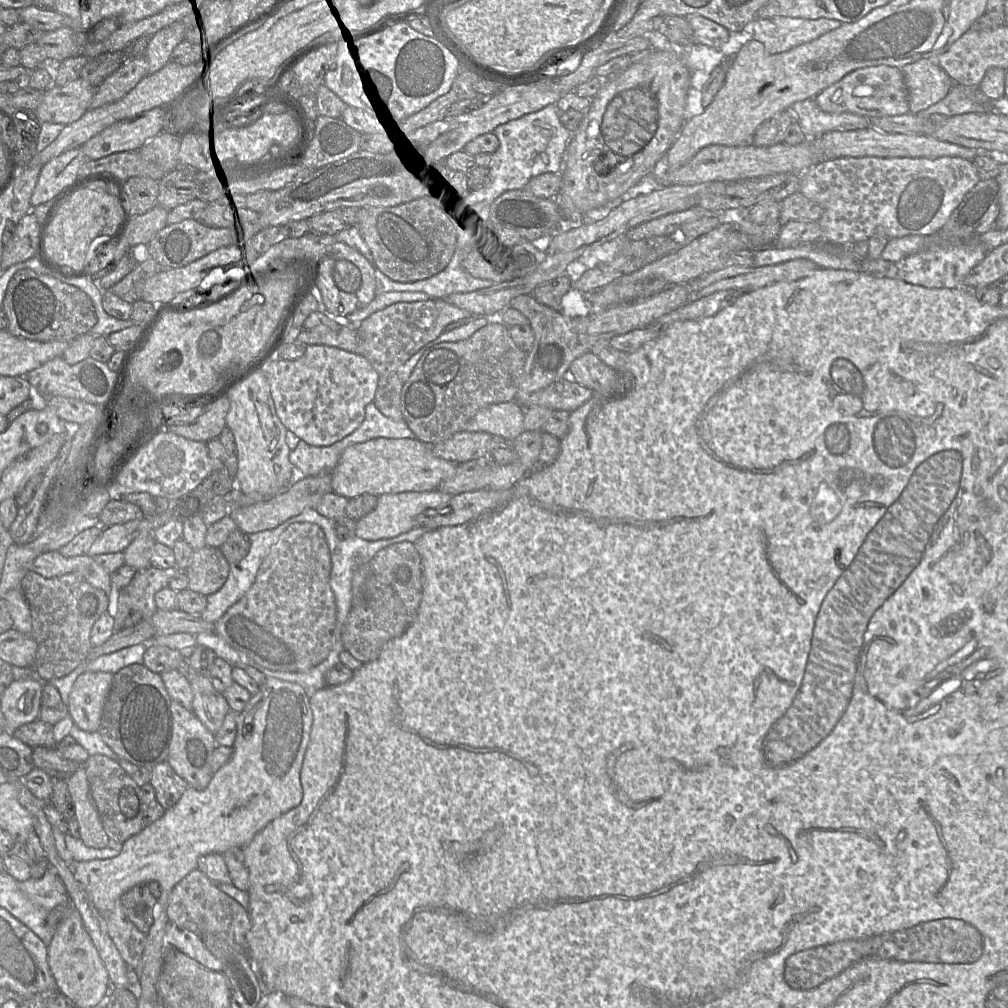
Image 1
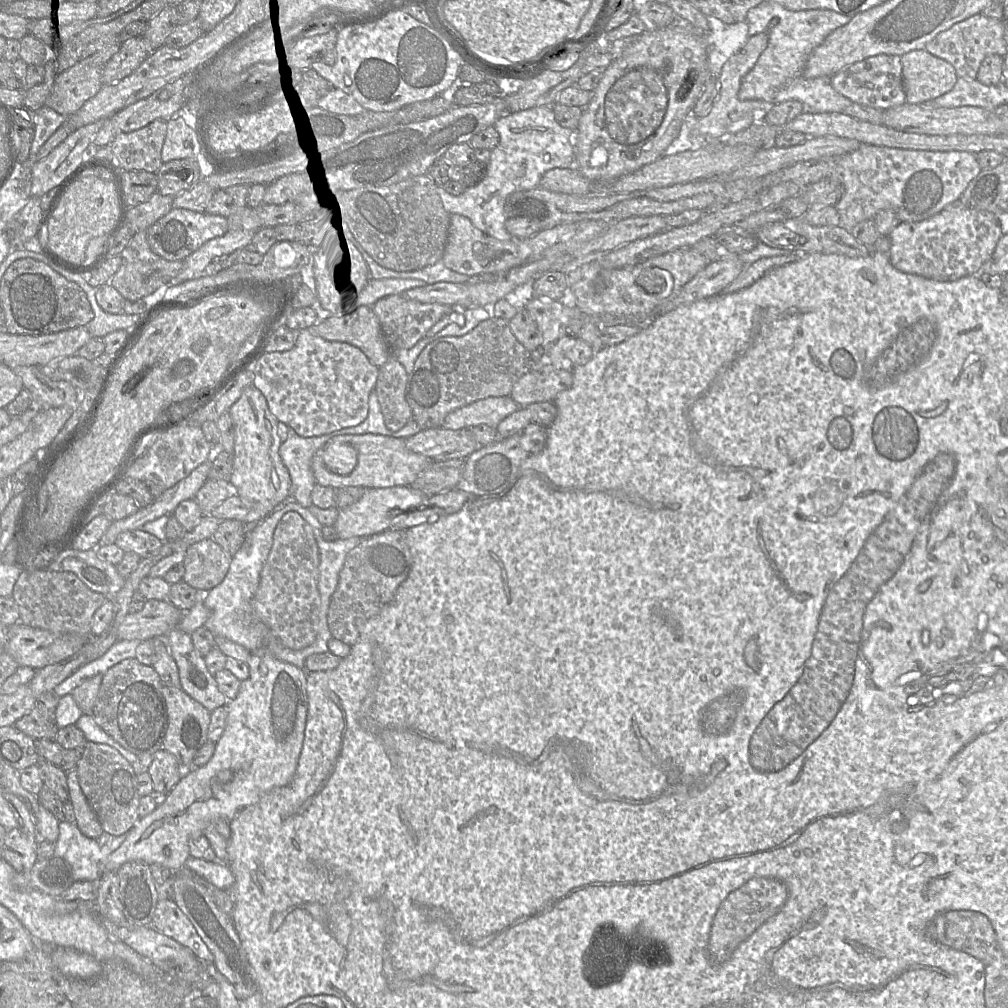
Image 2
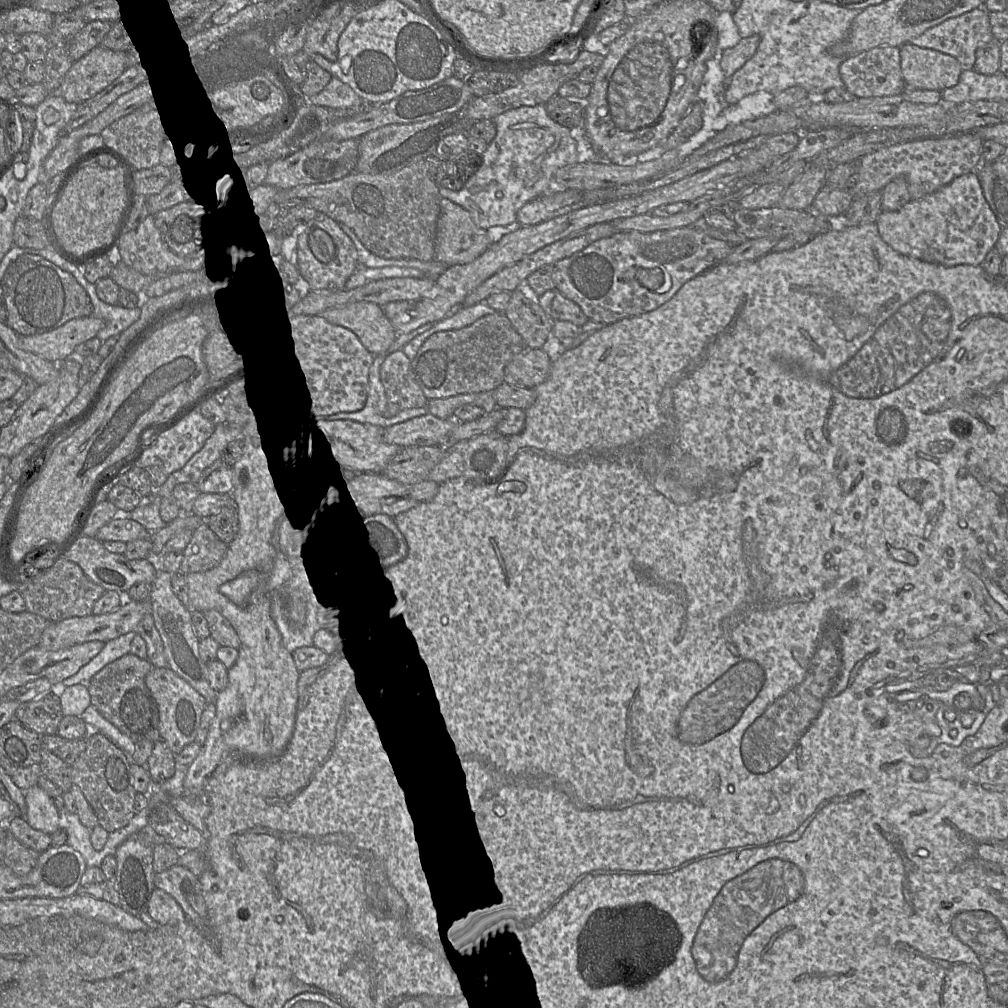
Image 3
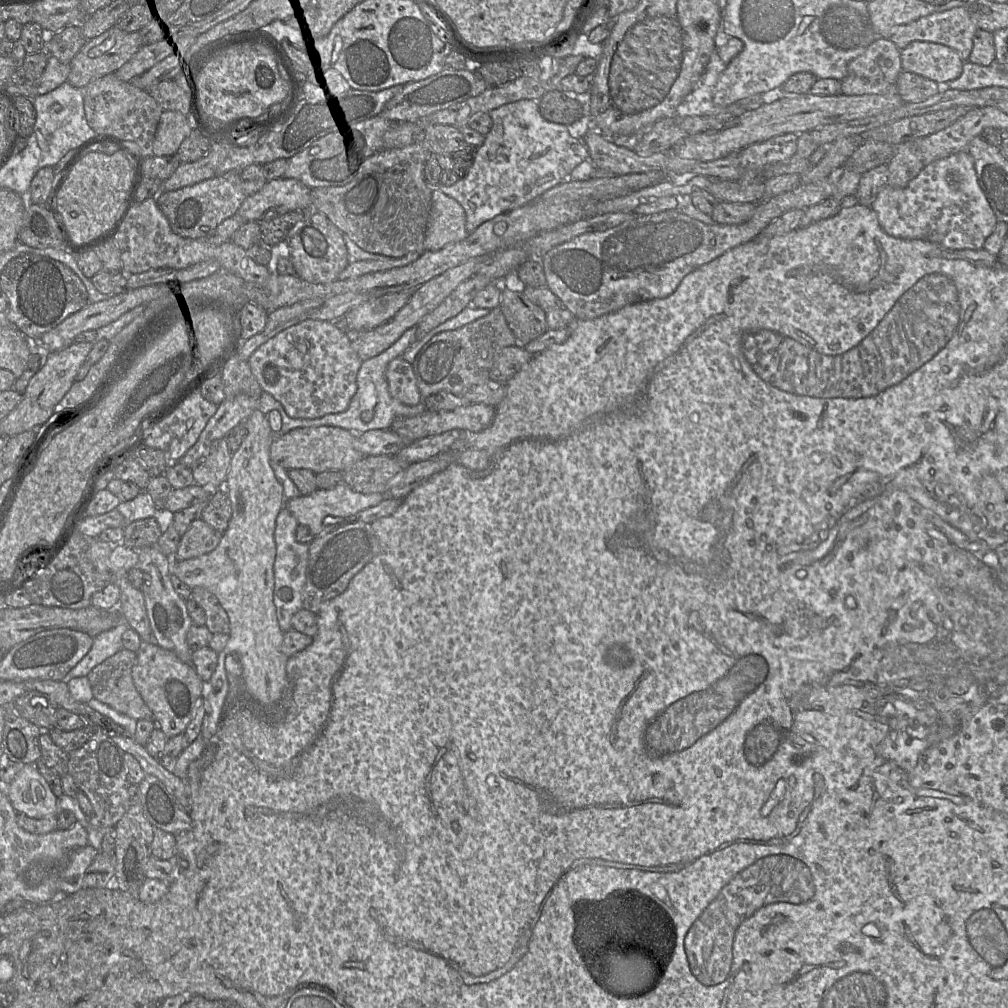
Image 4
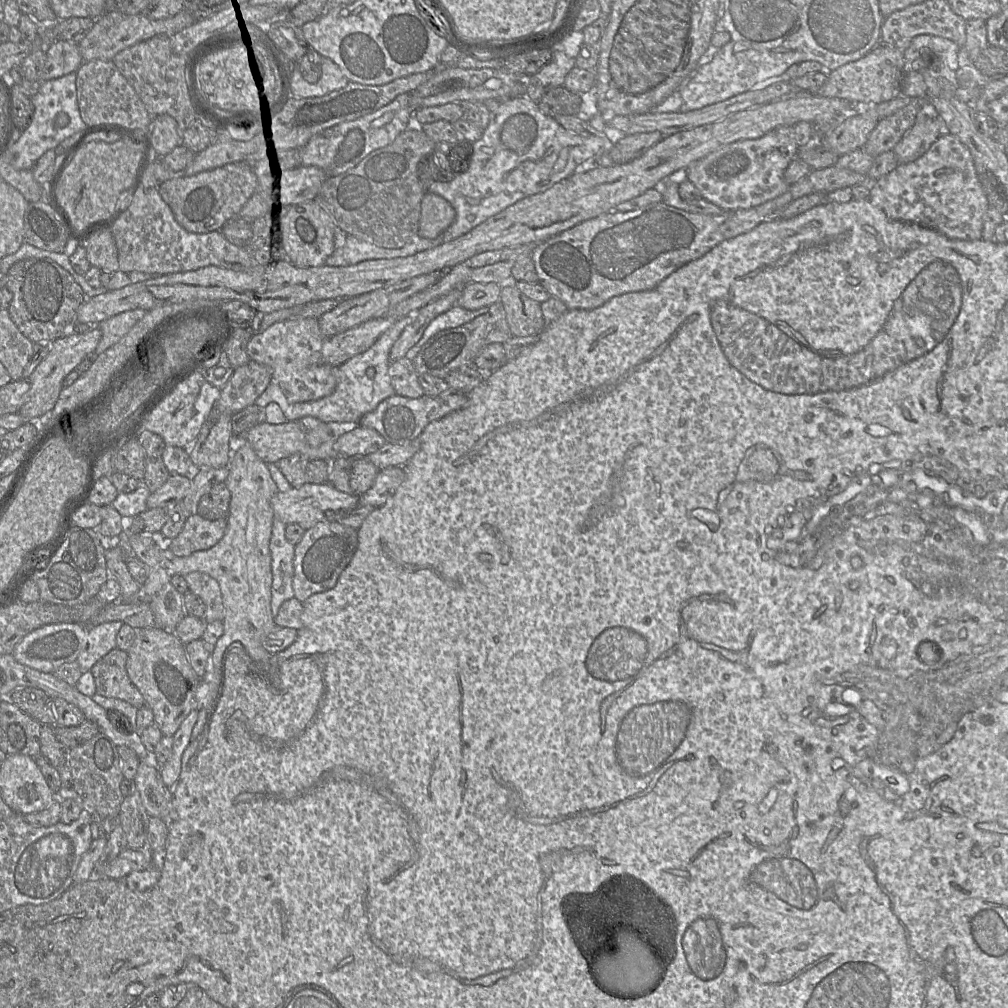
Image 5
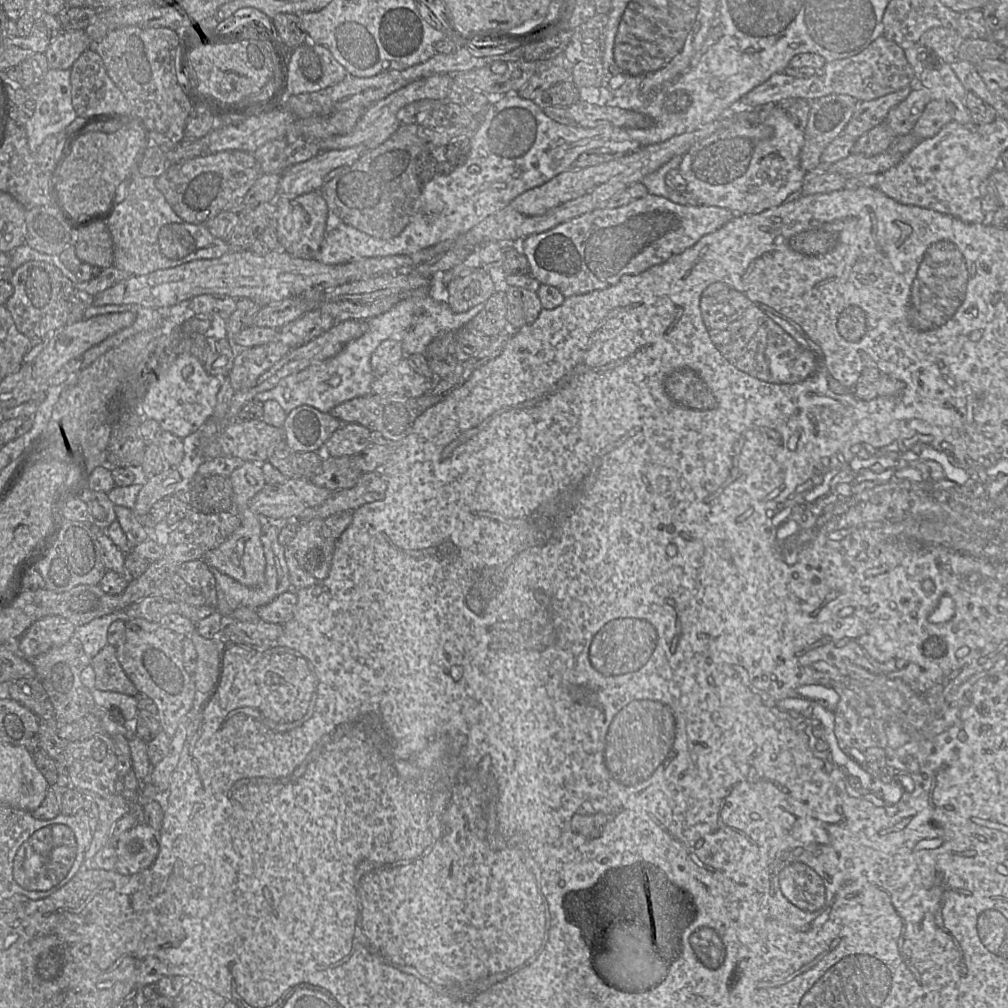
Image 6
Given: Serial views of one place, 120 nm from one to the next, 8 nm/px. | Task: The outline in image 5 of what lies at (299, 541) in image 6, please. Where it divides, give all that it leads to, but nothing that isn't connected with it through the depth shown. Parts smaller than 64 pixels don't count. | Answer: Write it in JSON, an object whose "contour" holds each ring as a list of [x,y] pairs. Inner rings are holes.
{"contour":[[[330,519],[317,523],[307,529],[301,541],[295,545],[293,589],[295,597],[304,603],[311,595],[325,592],[335,587],[340,574],[349,564],[358,545],[358,532],[356,529],[340,523],[339,520]]]}

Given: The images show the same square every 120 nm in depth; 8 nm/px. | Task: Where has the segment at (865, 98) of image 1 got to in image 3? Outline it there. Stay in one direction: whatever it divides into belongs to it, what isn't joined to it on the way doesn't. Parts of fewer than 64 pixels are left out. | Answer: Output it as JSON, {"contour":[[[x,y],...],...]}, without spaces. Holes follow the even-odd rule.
{"contour":[[[879,46],[846,58],[839,67],[845,88],[857,98],[901,95],[905,89],[900,47]]]}

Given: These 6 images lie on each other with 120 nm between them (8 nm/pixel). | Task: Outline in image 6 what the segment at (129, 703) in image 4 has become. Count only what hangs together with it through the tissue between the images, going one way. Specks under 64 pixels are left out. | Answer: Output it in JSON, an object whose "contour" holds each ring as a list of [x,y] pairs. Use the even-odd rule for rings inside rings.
{"contour":[[[107,644],[91,659],[95,671],[95,688],[119,692],[139,699],[139,692],[124,672],[116,656],[116,647]]]}

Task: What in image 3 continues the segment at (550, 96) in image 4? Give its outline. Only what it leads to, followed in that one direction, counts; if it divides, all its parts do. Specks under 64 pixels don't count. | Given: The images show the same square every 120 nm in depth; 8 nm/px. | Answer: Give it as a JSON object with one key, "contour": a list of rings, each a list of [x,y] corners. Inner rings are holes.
{"contour":[[[553,95],[545,107],[552,120],[569,129],[584,126],[585,109],[580,98],[565,98]]]}

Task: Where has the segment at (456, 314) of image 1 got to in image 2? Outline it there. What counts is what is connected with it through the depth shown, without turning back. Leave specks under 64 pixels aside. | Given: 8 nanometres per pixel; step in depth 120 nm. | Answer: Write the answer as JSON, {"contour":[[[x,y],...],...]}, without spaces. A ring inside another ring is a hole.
{"contour":[[[389,295],[376,301],[372,311],[377,316],[386,343],[395,356],[399,351],[412,348],[424,338],[431,327],[440,319],[453,312],[452,306],[439,303],[421,303],[403,295]]]}

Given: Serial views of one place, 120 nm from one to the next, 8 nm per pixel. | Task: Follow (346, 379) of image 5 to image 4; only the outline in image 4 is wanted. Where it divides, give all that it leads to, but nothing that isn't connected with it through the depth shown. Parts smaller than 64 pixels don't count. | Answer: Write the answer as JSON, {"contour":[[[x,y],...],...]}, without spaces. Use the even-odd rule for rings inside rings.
{"contour":[[[410,328],[388,349],[377,356],[364,360],[357,374],[357,391],[349,407],[340,413],[327,414],[320,418],[292,418],[289,416],[284,406],[276,400],[270,393],[262,392],[259,397],[258,409],[264,414],[268,414],[272,410],[278,410],[282,416],[282,427],[280,433],[285,434],[295,428],[318,427],[318,426],[334,426],[340,427],[354,433],[364,433],[374,429],[390,429],[393,421],[397,417],[414,417],[426,410],[424,403],[415,406],[402,404],[394,399],[389,391],[388,382],[386,380],[386,369],[388,364],[395,358],[402,356],[409,346],[416,340],[416,328]]]}

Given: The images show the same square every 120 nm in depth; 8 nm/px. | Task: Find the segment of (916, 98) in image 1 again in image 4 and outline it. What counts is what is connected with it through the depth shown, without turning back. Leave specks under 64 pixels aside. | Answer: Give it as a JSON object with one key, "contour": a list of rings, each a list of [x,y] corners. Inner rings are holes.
{"contour":[[[914,41],[901,50],[902,71],[947,83],[960,77],[963,60],[959,53],[942,44]]]}

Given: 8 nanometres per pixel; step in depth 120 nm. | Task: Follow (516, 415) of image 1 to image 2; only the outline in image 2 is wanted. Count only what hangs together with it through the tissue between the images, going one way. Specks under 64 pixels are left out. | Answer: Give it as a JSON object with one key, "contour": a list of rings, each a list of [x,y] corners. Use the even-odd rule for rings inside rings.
{"contour":[[[510,395],[484,398],[450,412],[442,428],[458,430],[484,424],[496,429],[503,419],[519,408]]]}

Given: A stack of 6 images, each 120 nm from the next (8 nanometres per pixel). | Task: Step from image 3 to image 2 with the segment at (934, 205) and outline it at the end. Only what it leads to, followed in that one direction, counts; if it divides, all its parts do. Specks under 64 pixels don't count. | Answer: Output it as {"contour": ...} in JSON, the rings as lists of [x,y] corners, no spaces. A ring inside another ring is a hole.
{"contour":[[[957,200],[928,219],[900,222],[887,236],[890,240],[890,262],[901,272],[936,281],[954,281],[978,275],[979,269],[990,259],[1002,236],[997,214],[969,209]]]}

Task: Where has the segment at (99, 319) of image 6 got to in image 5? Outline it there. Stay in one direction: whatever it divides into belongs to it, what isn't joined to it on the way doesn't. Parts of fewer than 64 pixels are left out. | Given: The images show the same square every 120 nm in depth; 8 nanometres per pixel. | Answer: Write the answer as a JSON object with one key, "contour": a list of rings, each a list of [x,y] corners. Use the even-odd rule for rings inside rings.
{"contour":[[[94,327],[86,333],[66,333],[50,343],[48,354],[28,378],[31,386],[29,396],[18,410],[24,422],[31,421],[32,419],[40,419],[40,417],[46,415],[54,408],[63,388],[64,378],[72,372],[89,353],[95,351],[101,336],[100,329]]]}

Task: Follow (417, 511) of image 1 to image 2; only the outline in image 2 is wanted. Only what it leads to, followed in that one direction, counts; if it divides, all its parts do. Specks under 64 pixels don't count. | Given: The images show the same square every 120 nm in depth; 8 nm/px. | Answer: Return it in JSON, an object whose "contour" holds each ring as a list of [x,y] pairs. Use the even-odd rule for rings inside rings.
{"contour":[[[410,486],[385,488],[366,488],[363,496],[356,503],[338,510],[338,517],[333,527],[339,539],[352,537],[367,538],[384,532],[391,527],[392,514],[428,506],[430,496]]]}

